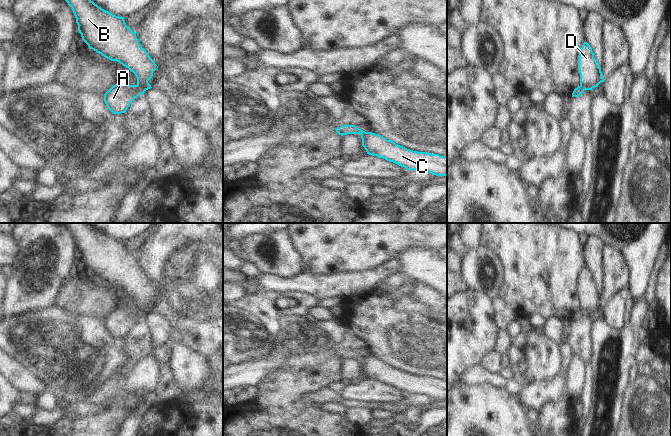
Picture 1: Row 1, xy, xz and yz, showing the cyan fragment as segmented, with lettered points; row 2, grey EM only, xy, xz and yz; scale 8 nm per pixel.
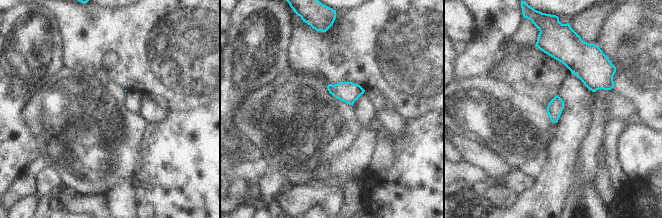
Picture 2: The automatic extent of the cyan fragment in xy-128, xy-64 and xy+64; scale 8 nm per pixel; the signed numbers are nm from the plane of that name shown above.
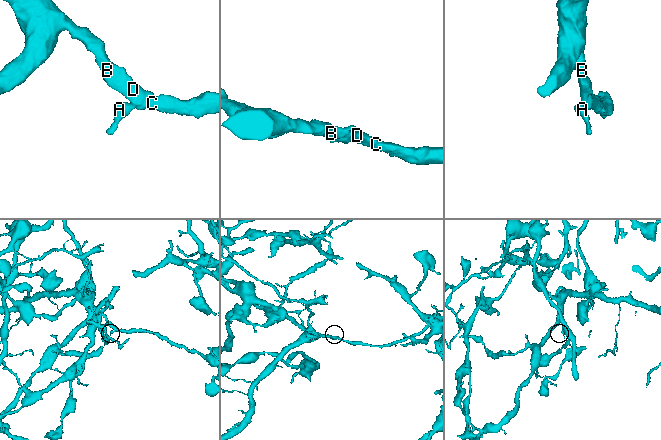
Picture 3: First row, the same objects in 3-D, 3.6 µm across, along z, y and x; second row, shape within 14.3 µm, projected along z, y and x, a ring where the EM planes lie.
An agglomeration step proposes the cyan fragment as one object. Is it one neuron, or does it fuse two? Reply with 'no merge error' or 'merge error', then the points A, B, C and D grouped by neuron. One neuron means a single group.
merge error | A / B C D

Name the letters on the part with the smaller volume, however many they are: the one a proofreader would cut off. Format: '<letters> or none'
A.

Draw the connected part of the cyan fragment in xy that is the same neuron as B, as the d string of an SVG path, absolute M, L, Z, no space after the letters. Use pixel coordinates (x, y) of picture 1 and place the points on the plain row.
M65 223L65 225L71 231L76 242L78 255L88 271L105 282L117 285L128 292L135 298L137 310L141 310L145 314L152 312L148 305L156 294L156 288L146 274L141 271L136 261L136 256L133 256L126 249L124 241L111 238L90 223Z

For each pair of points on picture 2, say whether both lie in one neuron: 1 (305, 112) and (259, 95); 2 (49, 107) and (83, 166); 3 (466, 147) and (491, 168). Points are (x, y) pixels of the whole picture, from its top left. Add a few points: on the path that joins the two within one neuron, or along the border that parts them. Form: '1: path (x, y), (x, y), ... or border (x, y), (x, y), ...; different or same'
1: path (294, 112), (276, 112), (270, 106); same
2: path (67, 115), (70, 115), (83, 130), (83, 148); same
3: path (472, 152), (485, 162); same

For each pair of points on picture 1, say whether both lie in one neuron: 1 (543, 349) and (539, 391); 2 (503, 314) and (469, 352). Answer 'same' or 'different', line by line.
1: different
2: different

